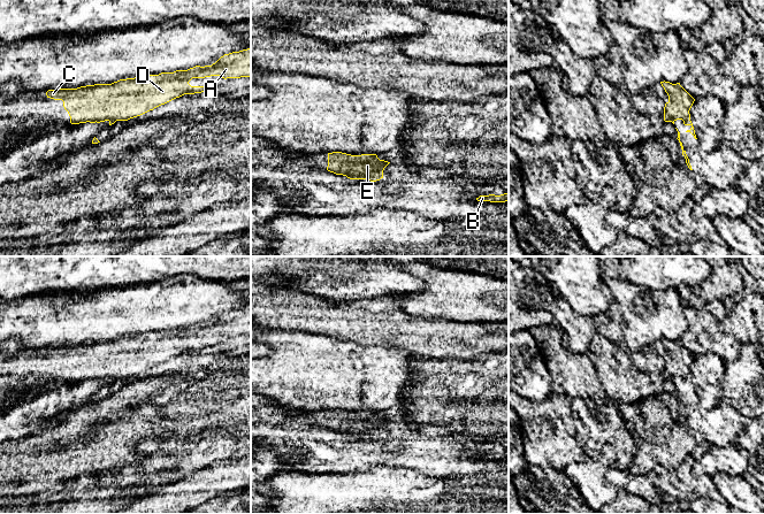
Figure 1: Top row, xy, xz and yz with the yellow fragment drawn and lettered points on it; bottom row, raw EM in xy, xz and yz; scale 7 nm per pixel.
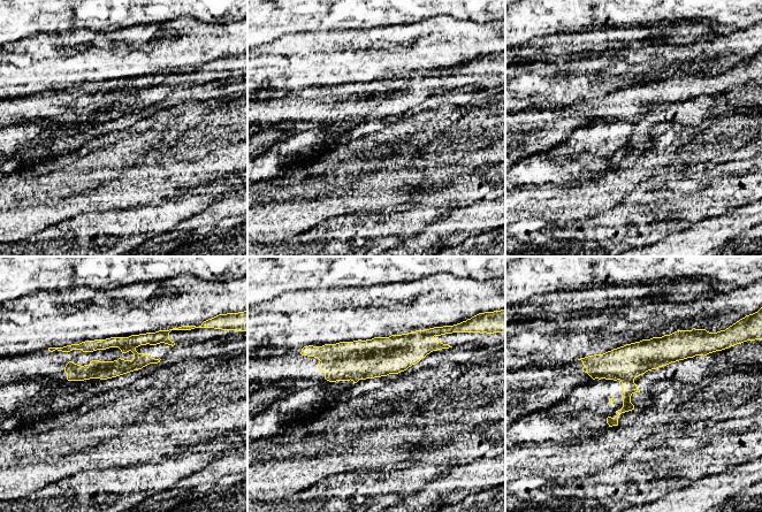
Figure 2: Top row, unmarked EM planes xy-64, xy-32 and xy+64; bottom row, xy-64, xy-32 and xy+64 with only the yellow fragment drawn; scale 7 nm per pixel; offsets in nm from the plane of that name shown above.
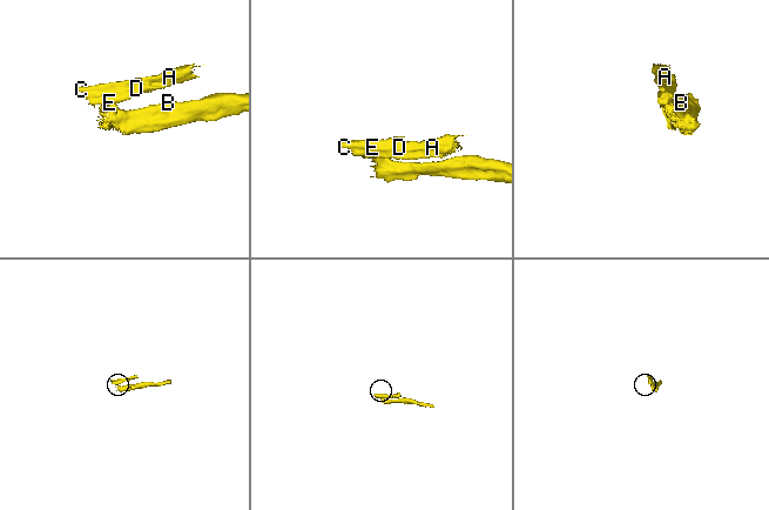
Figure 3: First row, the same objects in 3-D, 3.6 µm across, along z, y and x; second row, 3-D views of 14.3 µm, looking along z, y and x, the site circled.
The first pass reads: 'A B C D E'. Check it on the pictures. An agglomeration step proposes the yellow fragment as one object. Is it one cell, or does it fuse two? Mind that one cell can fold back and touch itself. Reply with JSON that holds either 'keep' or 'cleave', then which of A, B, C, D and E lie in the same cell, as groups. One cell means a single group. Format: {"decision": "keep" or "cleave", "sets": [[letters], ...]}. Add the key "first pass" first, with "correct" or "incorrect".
{"first pass": "incorrect", "decision": "cleave", "sets": [["A", "C", "D", "E"], ["B"]]}

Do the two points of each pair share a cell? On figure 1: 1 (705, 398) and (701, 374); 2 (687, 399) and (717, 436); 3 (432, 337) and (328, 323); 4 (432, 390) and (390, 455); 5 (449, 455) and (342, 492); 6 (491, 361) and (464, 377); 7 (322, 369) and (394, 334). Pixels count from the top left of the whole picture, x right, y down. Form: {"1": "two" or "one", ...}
{"1": "one", "2": "one", "3": "one", "4": "two", "5": "two", "6": "one", "7": "two"}

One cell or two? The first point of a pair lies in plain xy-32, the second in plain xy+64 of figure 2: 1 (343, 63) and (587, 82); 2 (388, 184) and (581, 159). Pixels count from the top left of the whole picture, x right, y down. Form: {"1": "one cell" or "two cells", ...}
{"1": "two cells", "2": "two cells"}

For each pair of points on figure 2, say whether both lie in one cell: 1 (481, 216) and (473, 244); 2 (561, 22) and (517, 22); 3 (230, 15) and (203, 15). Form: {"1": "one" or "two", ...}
{"1": "two", "2": "one", "3": "one"}

